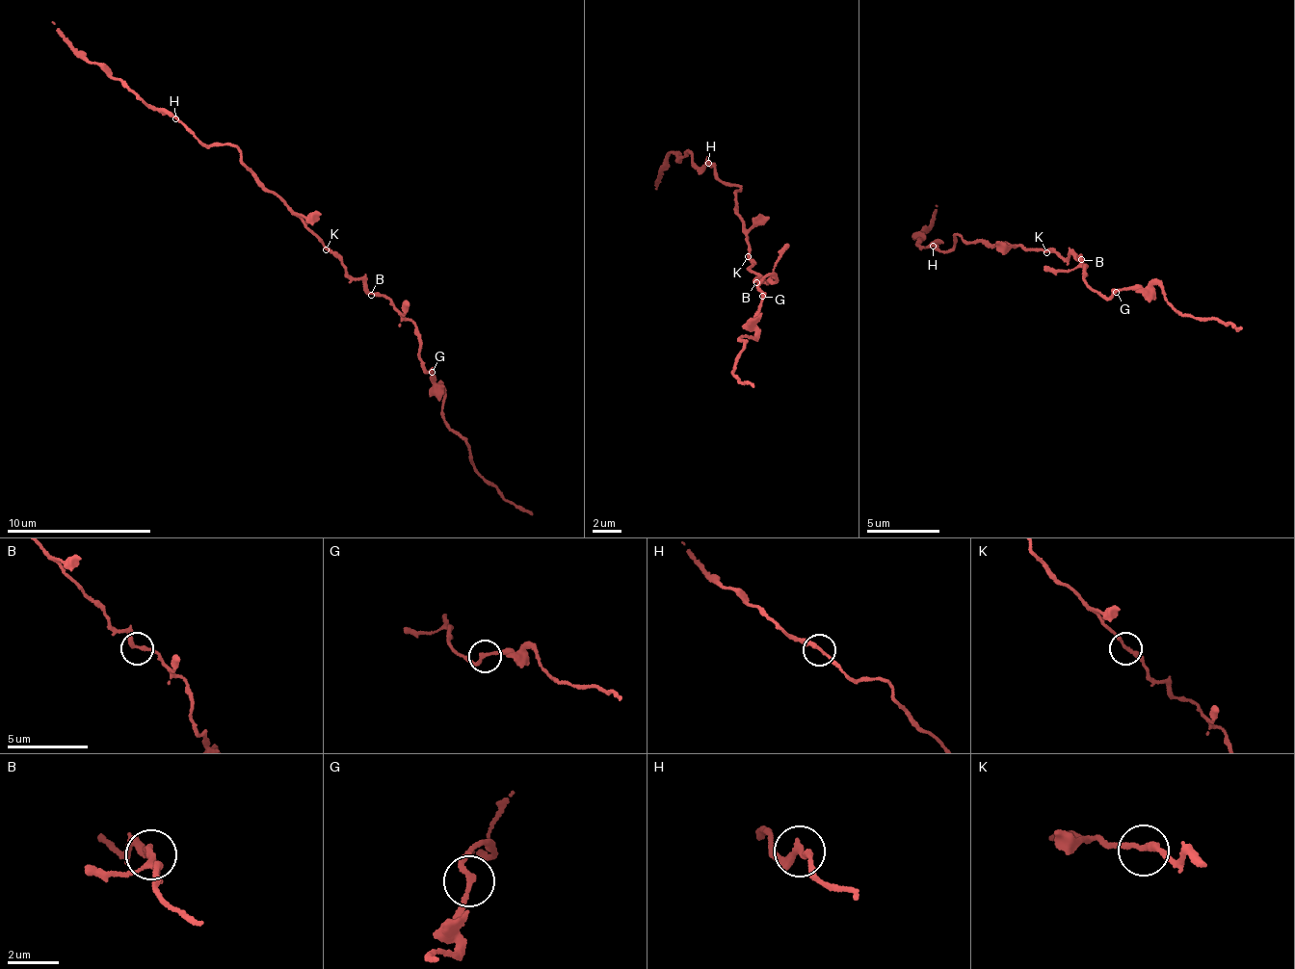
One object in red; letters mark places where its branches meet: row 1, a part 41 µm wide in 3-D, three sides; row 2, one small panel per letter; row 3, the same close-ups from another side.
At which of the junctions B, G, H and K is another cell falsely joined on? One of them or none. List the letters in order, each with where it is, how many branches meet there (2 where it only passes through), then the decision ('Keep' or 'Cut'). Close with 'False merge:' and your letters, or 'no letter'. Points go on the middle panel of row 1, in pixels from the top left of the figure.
B: Place: (756, 282). Branches: 2. Keep
G: Place: (762, 296). Branches: 2. Keep
H: Place: (708, 163). Branches: 2. Keep
K: Place: (748, 256). Branches: 2. Keep
False merge: no letter

